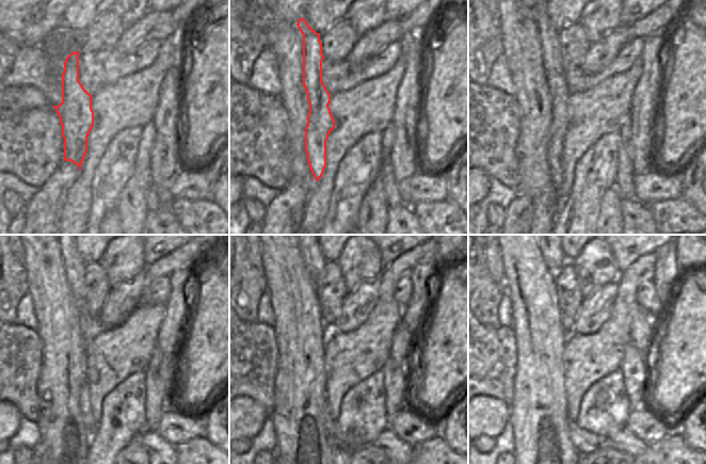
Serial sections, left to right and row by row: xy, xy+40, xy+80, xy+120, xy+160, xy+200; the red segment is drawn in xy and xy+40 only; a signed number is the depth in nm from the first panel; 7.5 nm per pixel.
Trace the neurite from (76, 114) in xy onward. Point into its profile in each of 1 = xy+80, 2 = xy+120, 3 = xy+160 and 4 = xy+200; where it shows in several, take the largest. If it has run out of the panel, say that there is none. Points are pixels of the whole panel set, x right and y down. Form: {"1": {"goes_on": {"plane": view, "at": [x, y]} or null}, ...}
{"1": {"goes_on": {"plane": "xy+80", "at": [551, 57]}}, "2": {"goes_on": {"plane": "xy+120", "at": [74, 266]}}, "3": {"goes_on": {"plane": "xy+160", "at": [314, 259]}}, "4": {"goes_on": {"plane": "xy+200", "at": [554, 256]}}}

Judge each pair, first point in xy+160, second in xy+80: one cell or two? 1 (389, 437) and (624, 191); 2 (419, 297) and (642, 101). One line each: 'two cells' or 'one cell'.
1: two cells
2: one cell

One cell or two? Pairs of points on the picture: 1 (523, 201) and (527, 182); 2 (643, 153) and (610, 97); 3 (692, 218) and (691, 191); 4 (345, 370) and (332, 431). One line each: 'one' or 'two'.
1: two
2: two
3: two
4: two

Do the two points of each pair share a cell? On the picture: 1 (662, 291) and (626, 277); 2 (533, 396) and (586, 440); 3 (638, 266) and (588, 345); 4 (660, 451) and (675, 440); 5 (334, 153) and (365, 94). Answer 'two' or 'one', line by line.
1: two
2: two
3: one
4: one
5: one

